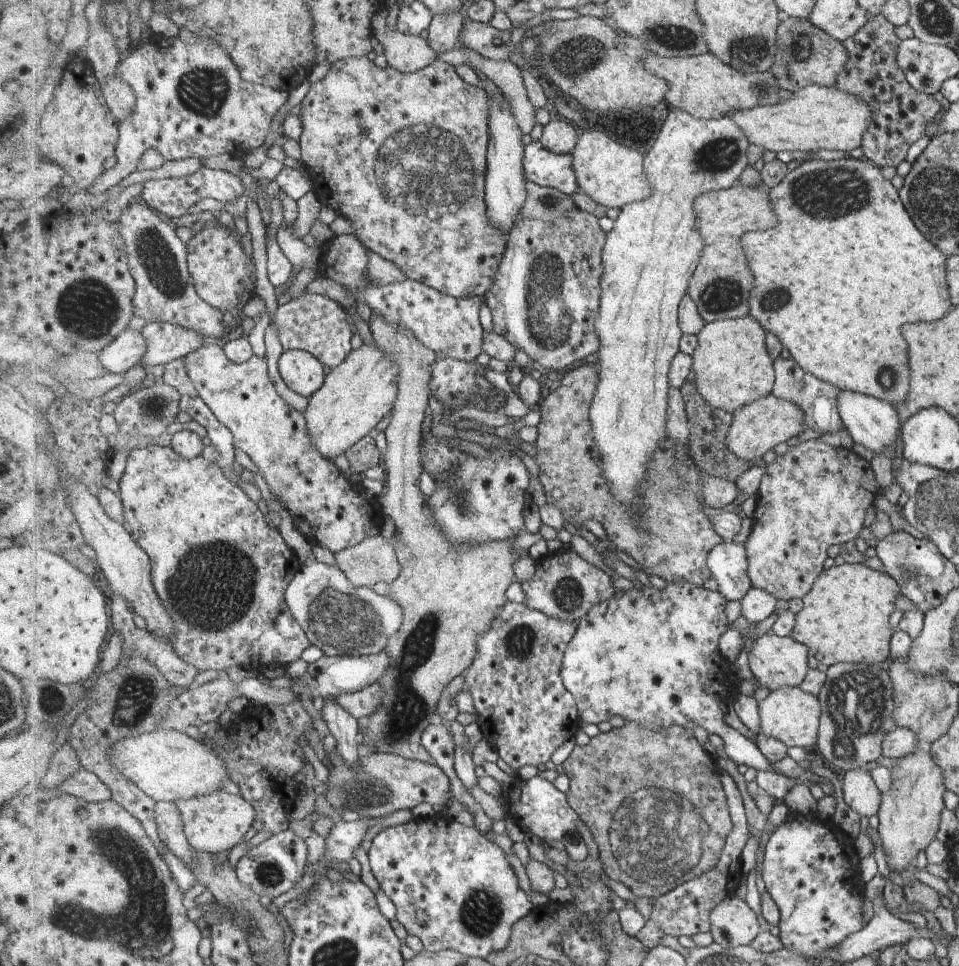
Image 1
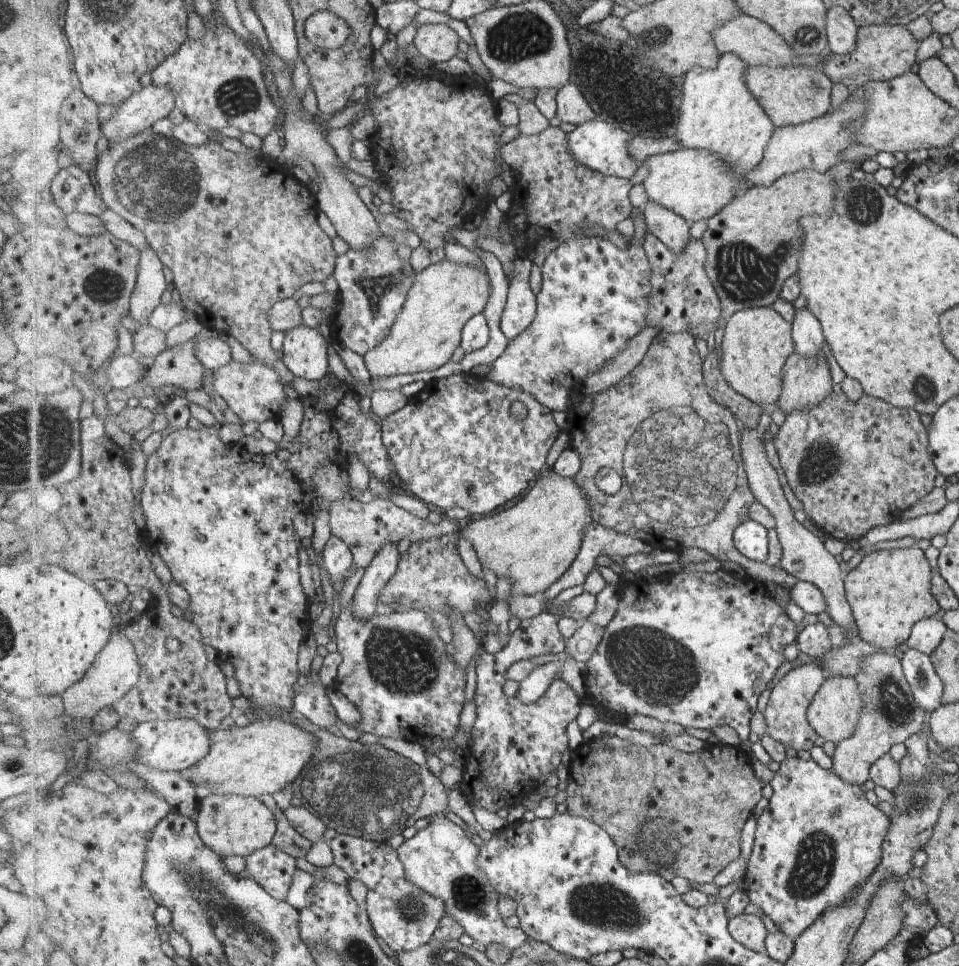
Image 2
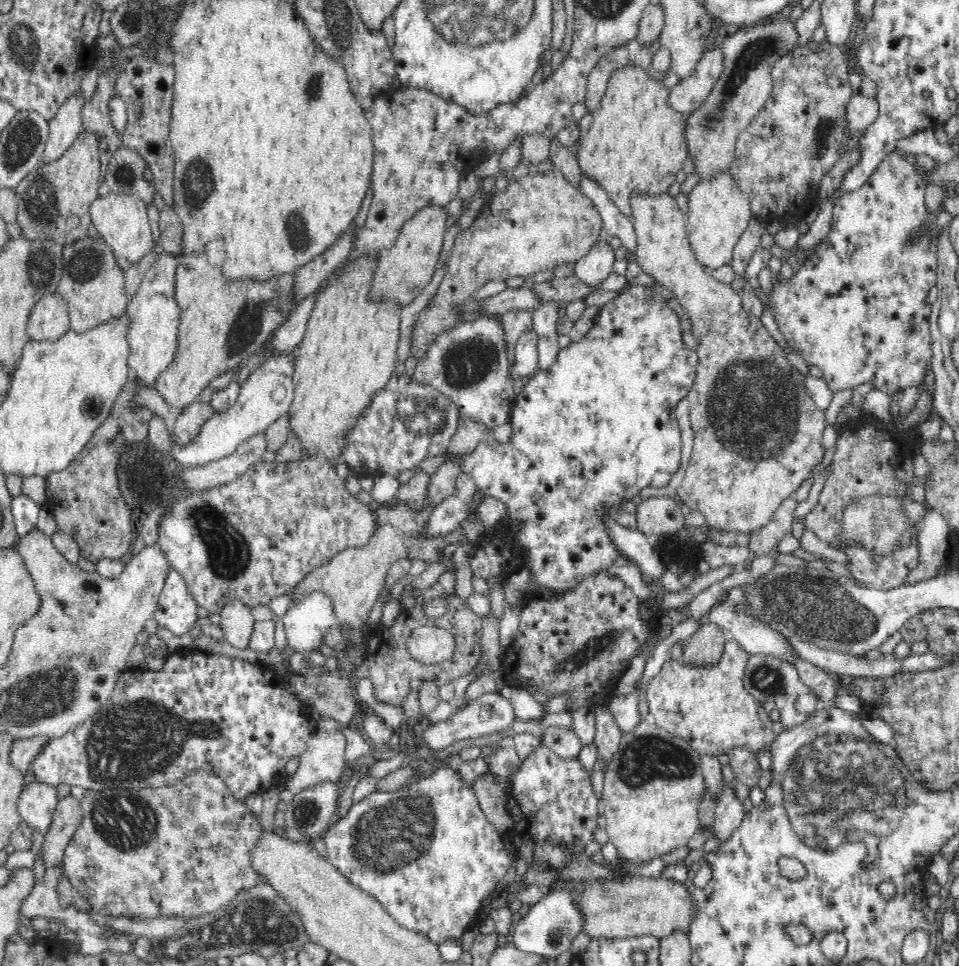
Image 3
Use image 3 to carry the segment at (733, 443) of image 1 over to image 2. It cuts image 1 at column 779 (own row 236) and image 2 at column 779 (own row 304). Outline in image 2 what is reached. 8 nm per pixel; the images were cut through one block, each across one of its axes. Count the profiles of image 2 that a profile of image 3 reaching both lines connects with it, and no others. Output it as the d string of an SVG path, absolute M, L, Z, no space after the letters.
M795 351L784 366L784 391L777 406L786 415L816 407L824 402L833 390L831 368L827 356L804 355Z

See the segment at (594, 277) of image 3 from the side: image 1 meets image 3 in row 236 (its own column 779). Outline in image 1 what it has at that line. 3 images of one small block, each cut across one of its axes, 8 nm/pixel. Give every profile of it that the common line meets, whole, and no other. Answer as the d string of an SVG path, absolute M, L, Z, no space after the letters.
M753 586L741 599L741 614L753 625L769 625L780 602L768 590Z

